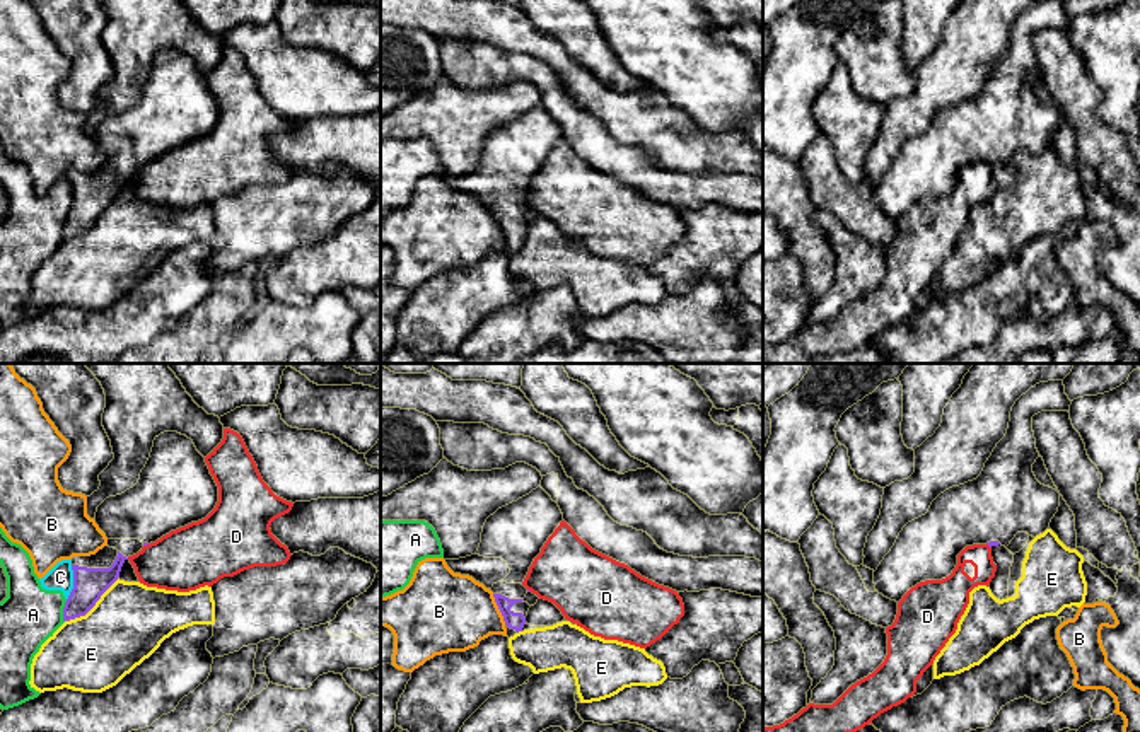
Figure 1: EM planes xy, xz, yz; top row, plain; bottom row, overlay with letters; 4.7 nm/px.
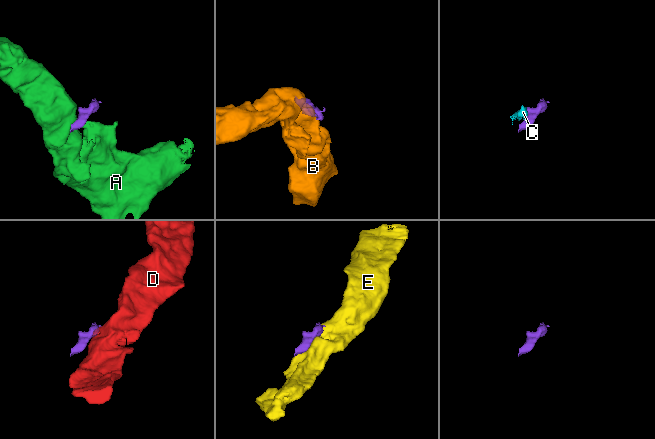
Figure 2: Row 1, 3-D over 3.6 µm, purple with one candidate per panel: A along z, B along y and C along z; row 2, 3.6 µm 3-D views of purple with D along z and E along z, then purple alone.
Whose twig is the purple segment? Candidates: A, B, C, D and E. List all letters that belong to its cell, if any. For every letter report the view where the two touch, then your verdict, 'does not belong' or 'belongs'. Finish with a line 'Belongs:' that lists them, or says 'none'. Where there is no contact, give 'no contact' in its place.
A: contact in xy; does not belong
B: contact in xz; does not belong
C: contact in xy; does not belong
D: contact in xy; does not belong
E: contact in xy; does not belong
Belongs: none

